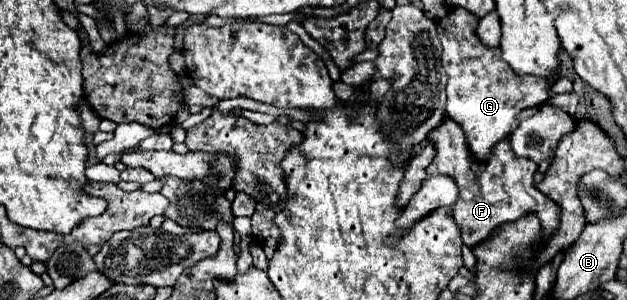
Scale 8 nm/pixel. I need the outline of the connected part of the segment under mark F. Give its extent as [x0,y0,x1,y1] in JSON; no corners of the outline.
[426,117,560,247]

